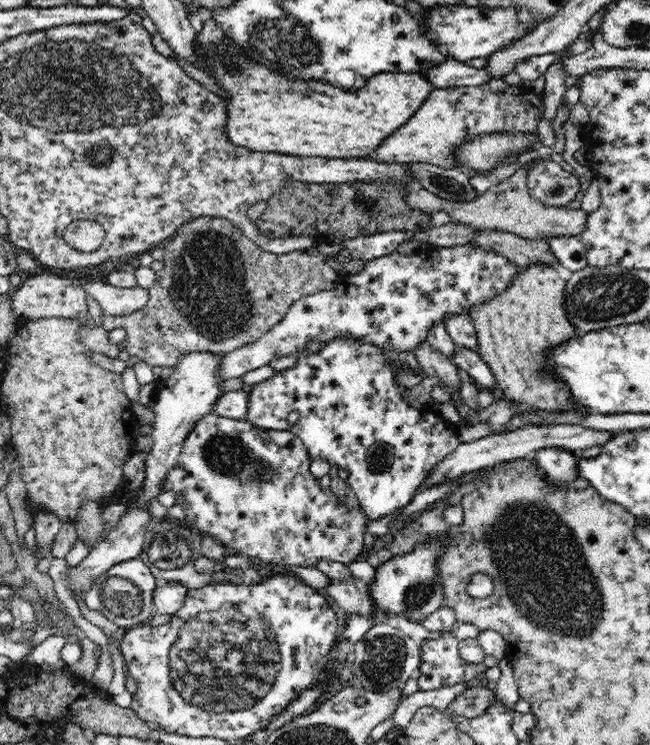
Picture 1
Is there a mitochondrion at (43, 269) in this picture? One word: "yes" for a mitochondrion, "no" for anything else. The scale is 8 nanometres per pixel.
no

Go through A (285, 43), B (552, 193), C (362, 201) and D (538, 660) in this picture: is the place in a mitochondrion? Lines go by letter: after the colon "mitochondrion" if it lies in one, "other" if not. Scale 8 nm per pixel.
A: mitochondrion
B: mitochondrion
C: mitochondrion
D: other

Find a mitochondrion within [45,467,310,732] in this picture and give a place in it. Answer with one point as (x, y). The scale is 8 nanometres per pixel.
(227, 657)

